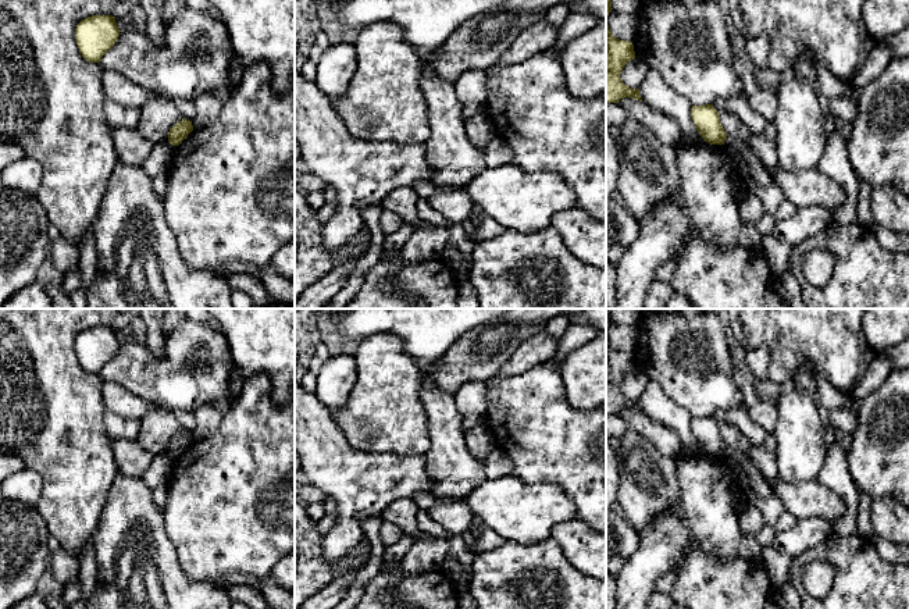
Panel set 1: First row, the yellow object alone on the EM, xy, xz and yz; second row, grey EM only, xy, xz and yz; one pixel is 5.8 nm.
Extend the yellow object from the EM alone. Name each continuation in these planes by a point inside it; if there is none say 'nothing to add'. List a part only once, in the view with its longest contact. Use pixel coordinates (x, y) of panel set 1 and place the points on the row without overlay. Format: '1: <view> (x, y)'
nothing to add

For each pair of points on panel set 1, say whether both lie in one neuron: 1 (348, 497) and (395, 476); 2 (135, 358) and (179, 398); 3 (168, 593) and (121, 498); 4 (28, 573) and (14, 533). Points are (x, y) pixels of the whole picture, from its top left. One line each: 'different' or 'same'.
1: same
2: same
3: same
4: same

